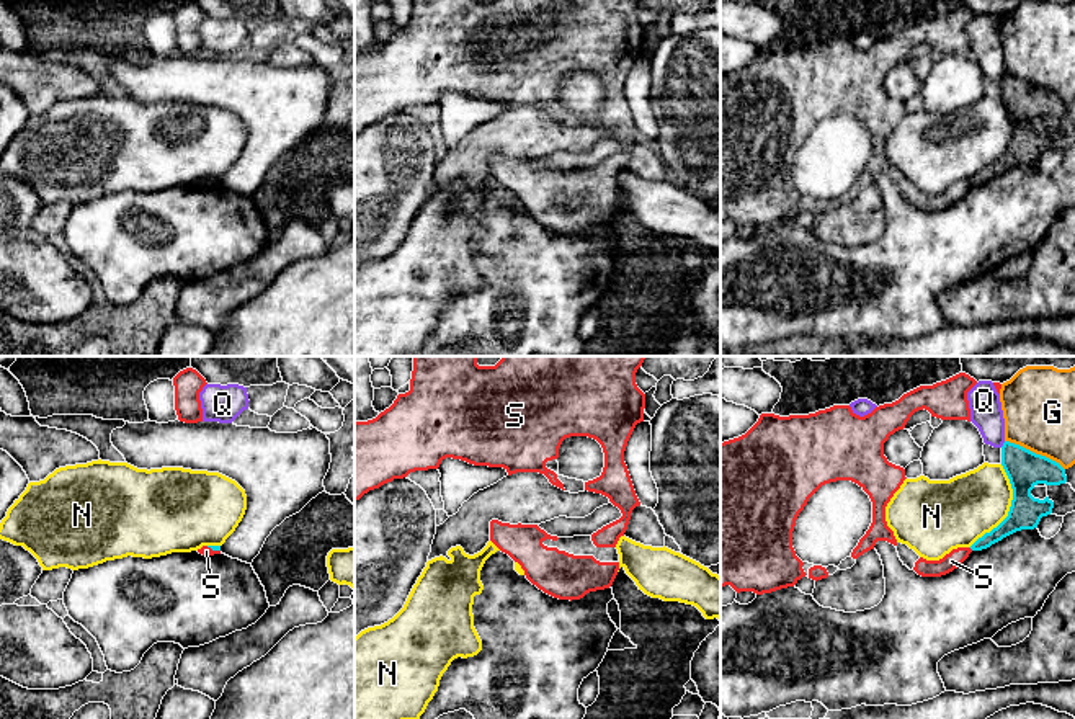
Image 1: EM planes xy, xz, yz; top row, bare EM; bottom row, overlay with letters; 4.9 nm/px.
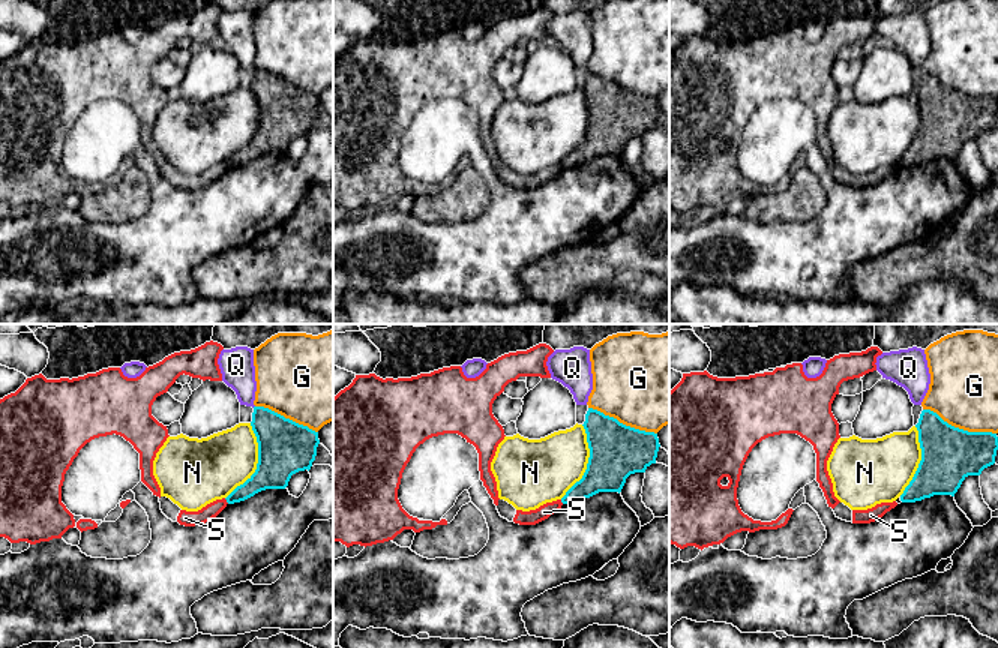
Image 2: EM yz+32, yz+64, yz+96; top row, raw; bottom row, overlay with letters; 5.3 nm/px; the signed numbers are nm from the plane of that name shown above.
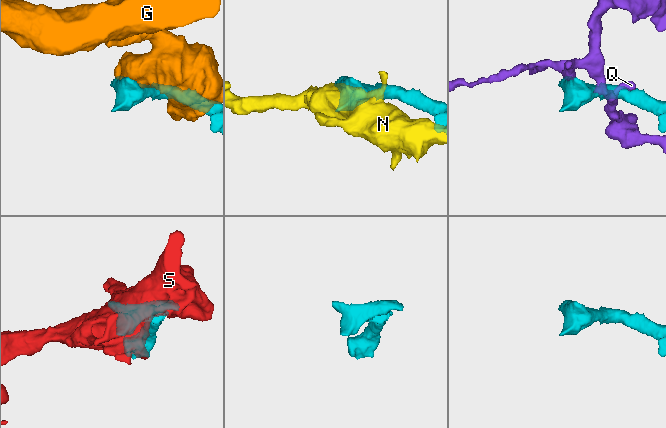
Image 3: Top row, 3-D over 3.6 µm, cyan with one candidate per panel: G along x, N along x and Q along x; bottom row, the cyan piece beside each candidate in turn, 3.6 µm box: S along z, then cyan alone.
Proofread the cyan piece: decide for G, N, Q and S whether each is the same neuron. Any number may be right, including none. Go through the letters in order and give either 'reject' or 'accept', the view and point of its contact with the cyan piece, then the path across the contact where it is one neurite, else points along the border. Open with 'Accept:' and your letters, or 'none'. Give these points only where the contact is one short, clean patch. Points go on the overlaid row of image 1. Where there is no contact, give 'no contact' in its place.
Accept: none
G: reject; contact yz (1034, 453)
N: reject; contact yz (1010, 509)
Q: reject; contact yz (1003, 445)
S: reject; contact xy (213, 549); border xy (206, 546), (219, 551)

